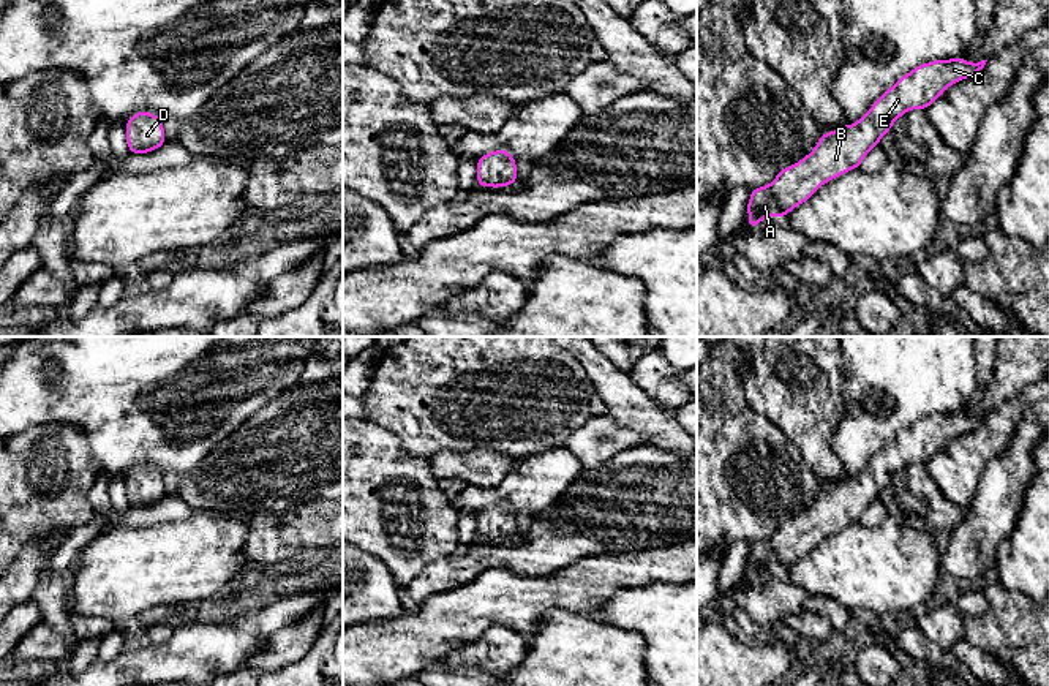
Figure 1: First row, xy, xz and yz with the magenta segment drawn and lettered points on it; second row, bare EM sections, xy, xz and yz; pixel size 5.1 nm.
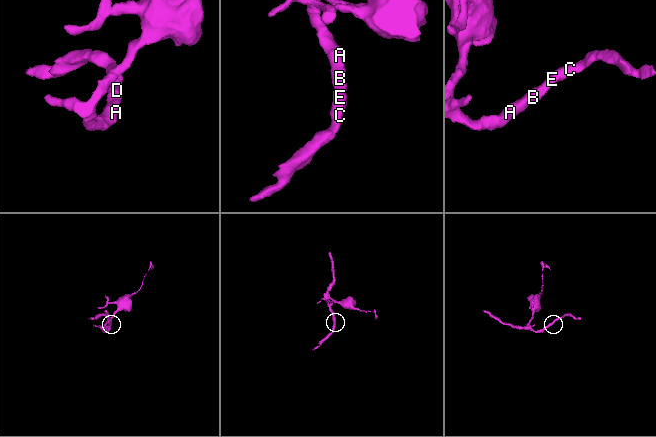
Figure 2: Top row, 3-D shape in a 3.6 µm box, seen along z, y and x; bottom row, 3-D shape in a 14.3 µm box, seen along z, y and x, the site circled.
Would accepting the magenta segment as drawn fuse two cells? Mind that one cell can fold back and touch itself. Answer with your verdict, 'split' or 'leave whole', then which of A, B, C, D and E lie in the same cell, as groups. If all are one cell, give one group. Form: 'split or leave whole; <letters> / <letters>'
leave whole; A B C D E

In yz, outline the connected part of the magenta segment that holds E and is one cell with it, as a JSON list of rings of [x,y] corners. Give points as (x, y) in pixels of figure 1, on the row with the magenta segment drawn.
[[[961,57],[934,60],[913,68],[889,87],[853,125],[823,133],[814,150],[784,168],[768,187],[752,188],[746,209],[754,229],[768,217],[785,217],[829,180],[861,166],[893,123],[912,109],[927,109],[945,90],[976,76],[987,60],[970,63]]]

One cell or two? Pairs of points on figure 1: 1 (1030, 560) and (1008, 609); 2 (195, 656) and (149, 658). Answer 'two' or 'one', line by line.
1: two
2: one

